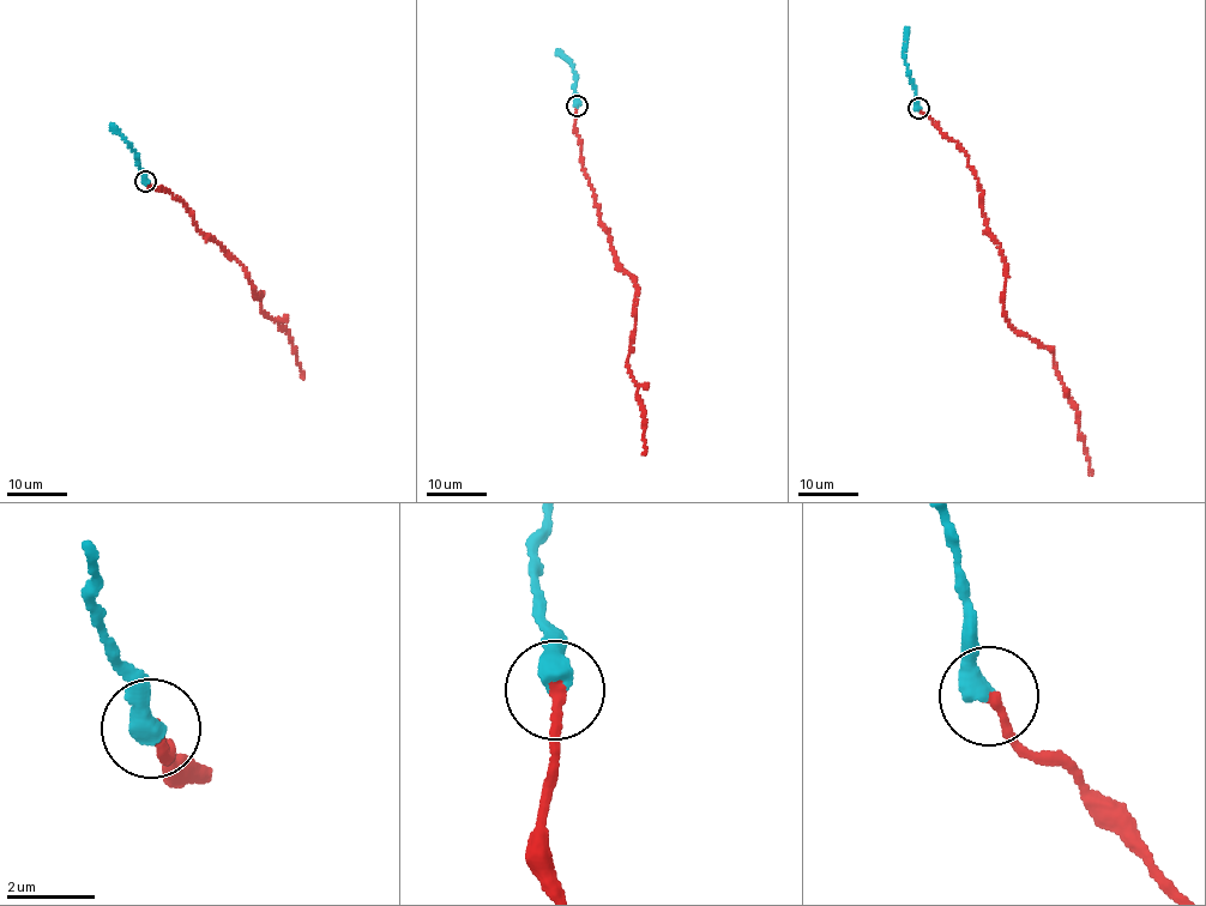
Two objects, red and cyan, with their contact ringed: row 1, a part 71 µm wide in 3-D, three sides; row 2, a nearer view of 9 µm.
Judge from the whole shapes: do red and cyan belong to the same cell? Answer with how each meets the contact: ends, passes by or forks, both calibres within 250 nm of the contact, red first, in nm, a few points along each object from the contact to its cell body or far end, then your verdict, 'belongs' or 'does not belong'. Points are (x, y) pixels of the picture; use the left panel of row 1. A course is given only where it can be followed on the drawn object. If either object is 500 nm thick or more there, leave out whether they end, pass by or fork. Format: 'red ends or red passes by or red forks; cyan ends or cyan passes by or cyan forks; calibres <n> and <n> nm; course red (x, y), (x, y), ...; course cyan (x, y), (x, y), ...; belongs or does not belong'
calibres 240 and 500 nm; course red (145, 181), (182, 200), (200, 234), (245, 271), (257, 297), (260, 293), (261, 314), (287, 330), (301, 376); course cyan (145, 181), (137, 153), (110, 126); belongs

